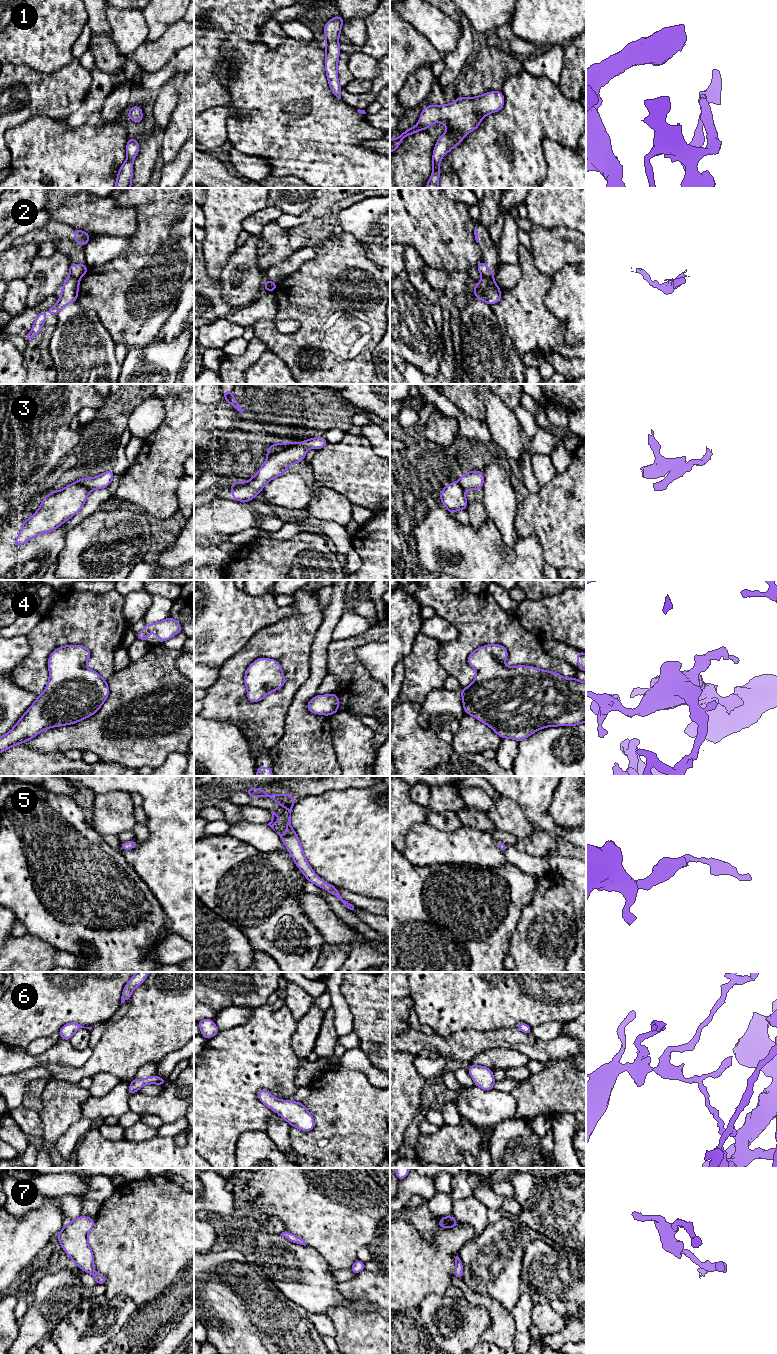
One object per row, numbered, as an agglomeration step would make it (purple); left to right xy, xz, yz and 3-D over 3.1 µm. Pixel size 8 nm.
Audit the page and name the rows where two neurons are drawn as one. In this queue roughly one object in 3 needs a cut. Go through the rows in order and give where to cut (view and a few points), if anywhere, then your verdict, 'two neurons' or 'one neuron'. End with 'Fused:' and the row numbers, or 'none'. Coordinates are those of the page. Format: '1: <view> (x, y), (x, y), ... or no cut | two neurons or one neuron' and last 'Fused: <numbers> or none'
1: no cut | one neuron
2: yz (482, 276), (492, 278) | two neurons
3: xz (297, 444), (268, 456) | two neurons
4: no cut | one neuron
5: no cut | one neuron
6: no cut | one neuron
7: no cut | one neuron
Fused: 2, 3

